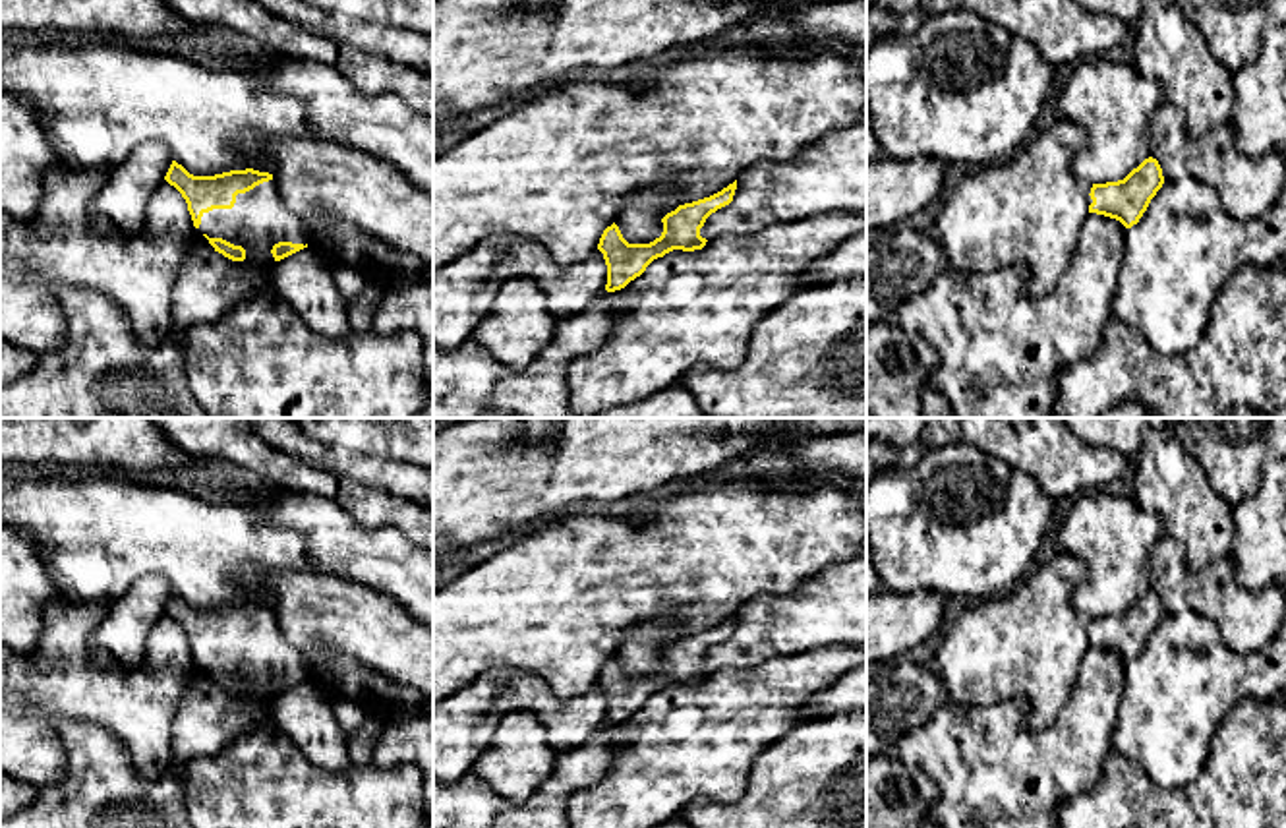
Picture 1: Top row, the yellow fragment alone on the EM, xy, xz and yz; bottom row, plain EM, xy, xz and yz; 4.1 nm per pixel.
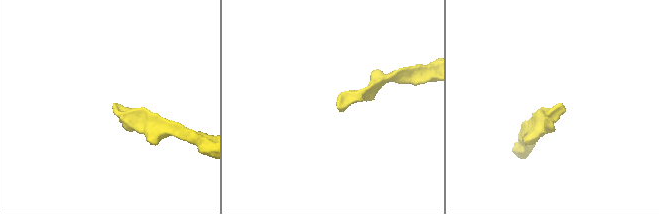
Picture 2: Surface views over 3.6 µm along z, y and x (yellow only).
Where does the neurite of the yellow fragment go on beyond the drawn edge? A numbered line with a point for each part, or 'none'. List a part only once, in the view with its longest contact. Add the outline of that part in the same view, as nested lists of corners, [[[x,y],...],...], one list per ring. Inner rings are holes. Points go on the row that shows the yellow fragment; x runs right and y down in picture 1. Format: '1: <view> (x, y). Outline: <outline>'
1: xy (260, 219). Outline: [[[275,180],[238,193],[232,209],[203,213],[197,232],[242,246],[248,265],[271,269],[275,244],[307,244],[302,221],[280,199]]]

